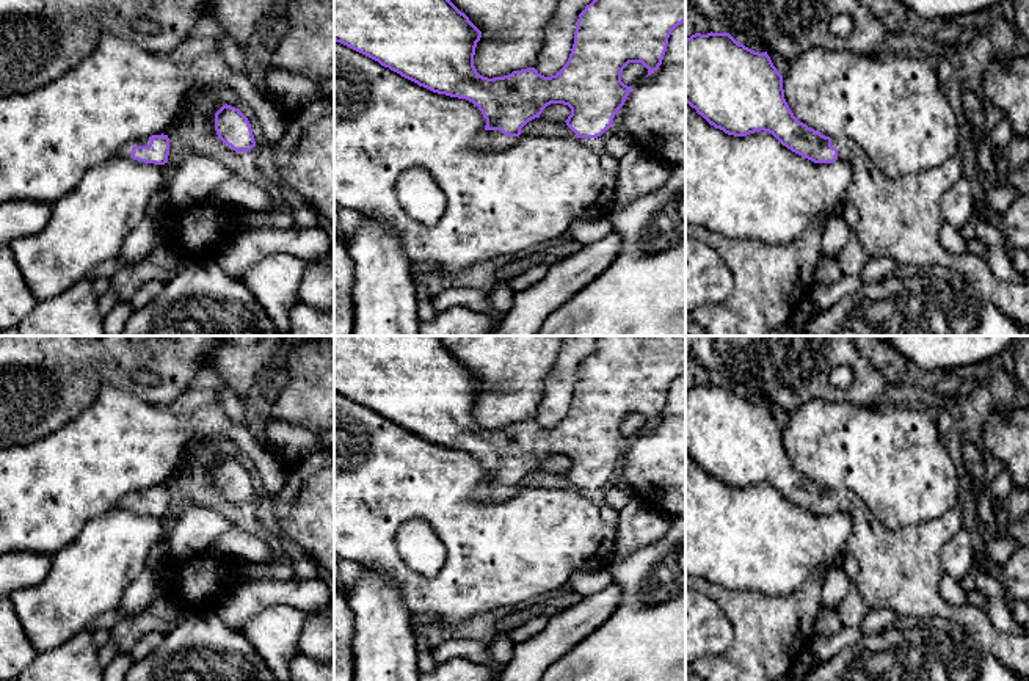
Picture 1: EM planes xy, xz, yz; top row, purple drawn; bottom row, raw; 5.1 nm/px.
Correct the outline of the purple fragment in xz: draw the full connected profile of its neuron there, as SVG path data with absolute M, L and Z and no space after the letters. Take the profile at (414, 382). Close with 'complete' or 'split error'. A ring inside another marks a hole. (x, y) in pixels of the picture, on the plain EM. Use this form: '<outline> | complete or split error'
M334 336L334 392L340 394L402 428L433 444L466 450L478 458L486 471L475 499L482 504L505 502L516 496L521 480L540 469L551 455L571 460L565 472L577 490L596 490L610 480L632 438L621 433L629 414L642 414L648 427L659 421L671 383L685 373L685 336L599 336L596 350L579 366L574 395L566 416L551 428L535 419L488 430L477 424L474 406L482 383L442 344L441 336Z | split error

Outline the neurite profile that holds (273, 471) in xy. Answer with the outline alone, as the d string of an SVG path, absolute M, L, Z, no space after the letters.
M104 384L96 402L63 428L36 442L0 449L0 555L38 552L52 557L93 518L115 508L127 494L168 486L190 447L210 436L232 438L240 449L257 453L268 496L282 488L289 468L264 449L246 427L232 422L220 402L204 400L190 413L176 413Z

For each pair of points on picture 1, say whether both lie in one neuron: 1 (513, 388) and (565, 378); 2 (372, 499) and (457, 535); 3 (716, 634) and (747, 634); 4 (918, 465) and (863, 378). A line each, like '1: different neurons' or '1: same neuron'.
1: different neurons
2: same neuron
3: different neurons
4: different neurons

